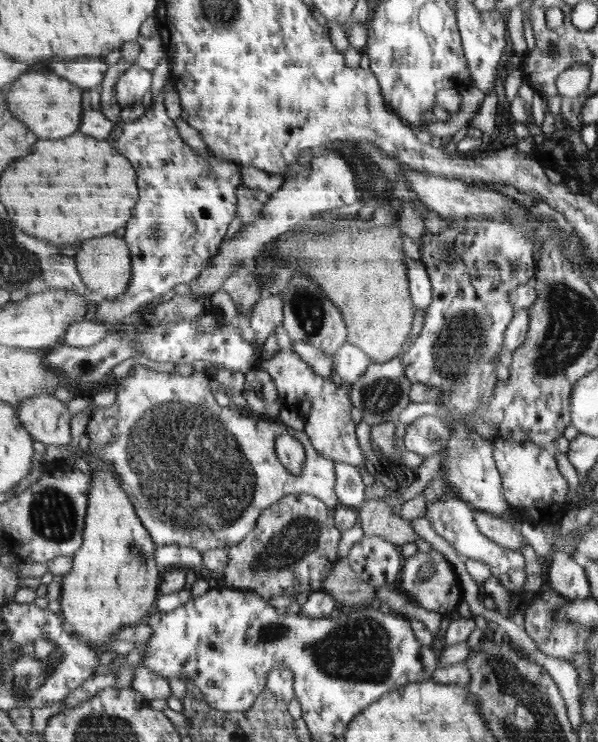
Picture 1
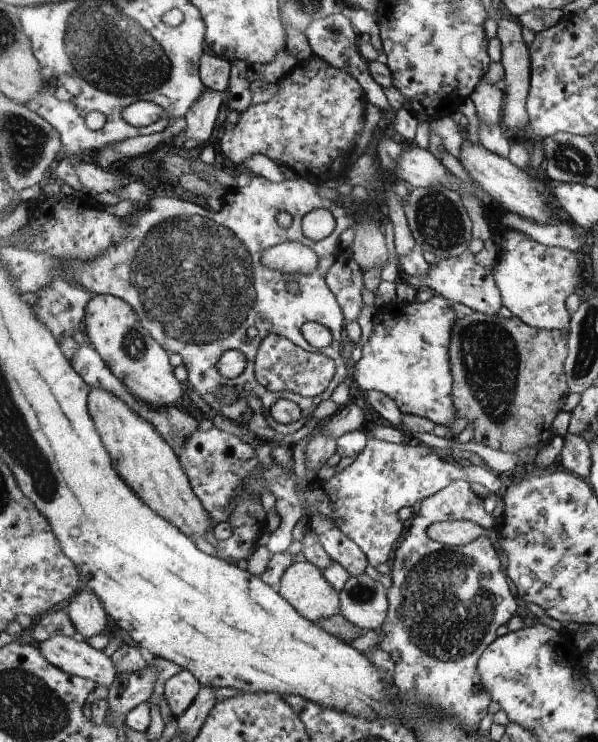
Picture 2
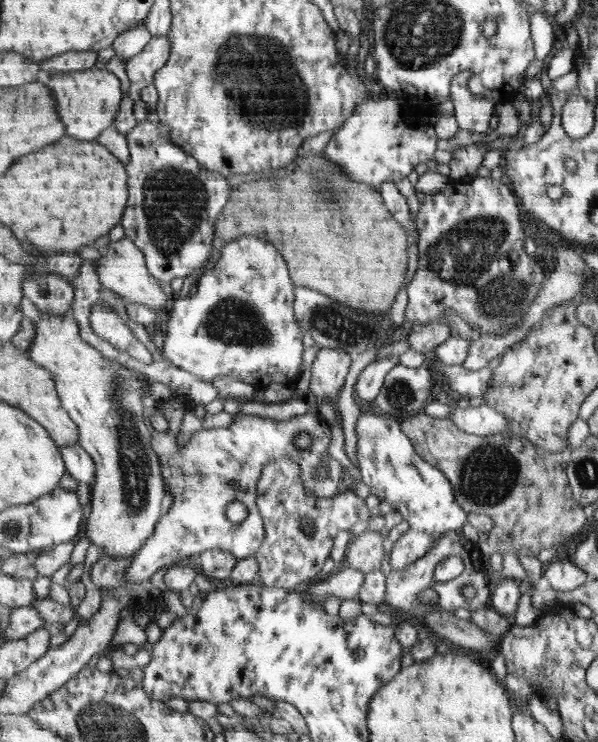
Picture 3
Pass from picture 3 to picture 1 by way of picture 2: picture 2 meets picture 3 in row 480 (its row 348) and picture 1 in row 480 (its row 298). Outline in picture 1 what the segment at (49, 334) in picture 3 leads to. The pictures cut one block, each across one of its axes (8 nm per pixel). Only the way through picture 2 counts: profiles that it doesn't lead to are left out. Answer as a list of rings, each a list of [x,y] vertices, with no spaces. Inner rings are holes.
[[[89,456],[89,461],[90,461],[90,466],[92,467],[92,470],[95,471],[95,473],[92,474],[92,487],[90,488],[90,494],[89,494],[89,500],[88,500],[88,511],[86,514],[86,527],[84,528],[84,542],[82,544],[82,547],[73,555],[74,557],[74,565],[73,568],[63,577],[61,580],[62,583],[62,588],[61,588],[61,610],[62,610],[62,617],[65,620],[65,624],[67,625],[67,628],[73,630],[75,633],[80,635],[82,637],[82,640],[84,639],[85,643],[88,644],[86,641],[93,641],[96,642],[96,647],[91,648],[96,648],[100,645],[103,644],[103,642],[109,642],[112,640],[115,634],[119,634],[119,632],[125,630],[125,628],[129,628],[131,625],[136,625],[137,623],[143,623],[146,622],[147,618],[149,617],[149,614],[152,612],[153,608],[155,608],[157,604],[157,596],[160,596],[161,590],[160,590],[160,584],[161,582],[161,572],[159,572],[159,566],[157,566],[157,561],[155,558],[155,553],[156,553],[156,548],[155,548],[155,542],[153,538],[151,538],[150,533],[147,530],[147,527],[142,523],[142,520],[140,519],[140,516],[138,515],[138,512],[136,511],[134,502],[130,499],[130,494],[123,488],[122,485],[122,480],[118,477],[117,473],[114,473],[111,469],[110,466],[108,465],[108,462],[105,459],[102,459],[101,457],[91,457]]]

